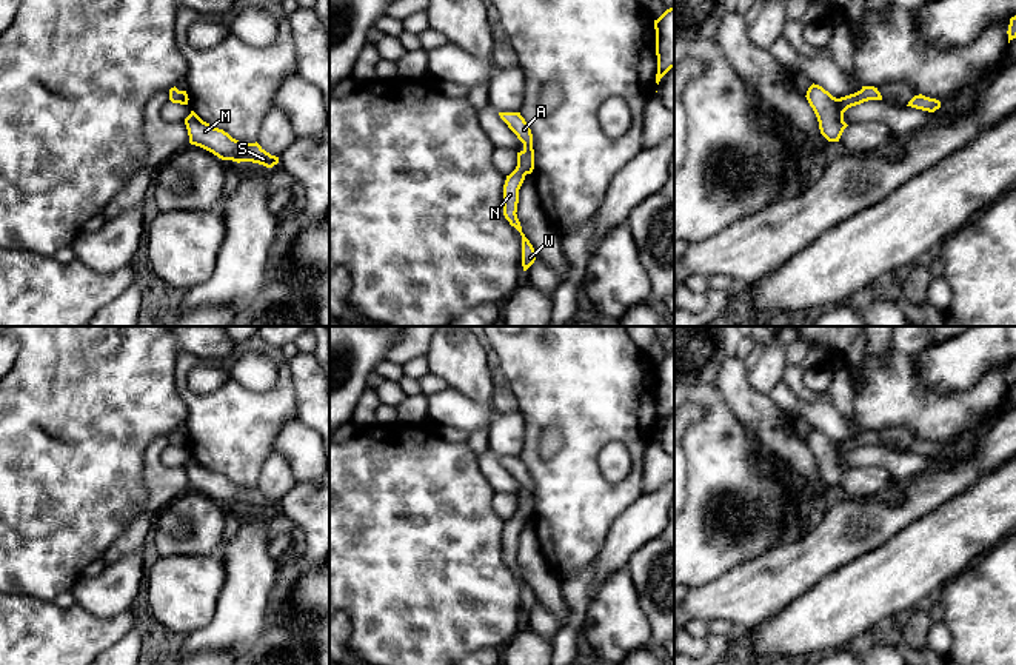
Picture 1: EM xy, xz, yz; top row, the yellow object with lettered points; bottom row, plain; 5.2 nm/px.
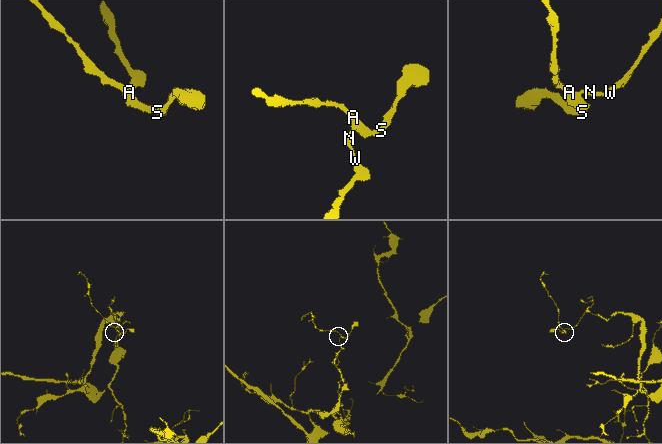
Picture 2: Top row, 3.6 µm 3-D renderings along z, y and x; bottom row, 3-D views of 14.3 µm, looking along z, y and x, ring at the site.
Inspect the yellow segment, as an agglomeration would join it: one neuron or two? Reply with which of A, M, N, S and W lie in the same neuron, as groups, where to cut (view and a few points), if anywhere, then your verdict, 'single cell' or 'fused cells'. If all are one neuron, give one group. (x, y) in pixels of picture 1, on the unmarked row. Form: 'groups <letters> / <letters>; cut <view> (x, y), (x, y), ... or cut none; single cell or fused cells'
groups A M N S W; cut none; single cell

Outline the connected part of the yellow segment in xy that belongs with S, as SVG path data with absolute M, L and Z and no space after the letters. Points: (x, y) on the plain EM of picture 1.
M194 456L185 463L189 488L200 491L222 505L252 506L272 513L279 508L279 502L266 497L257 486L243 488L232 483L223 474L214 473L203 466Z

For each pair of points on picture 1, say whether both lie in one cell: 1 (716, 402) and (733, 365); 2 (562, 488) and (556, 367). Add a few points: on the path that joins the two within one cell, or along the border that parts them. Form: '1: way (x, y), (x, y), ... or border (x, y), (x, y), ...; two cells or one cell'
1: border (715, 385), (742, 422); two cells
2: way (573, 457), (573, 397); one cell

